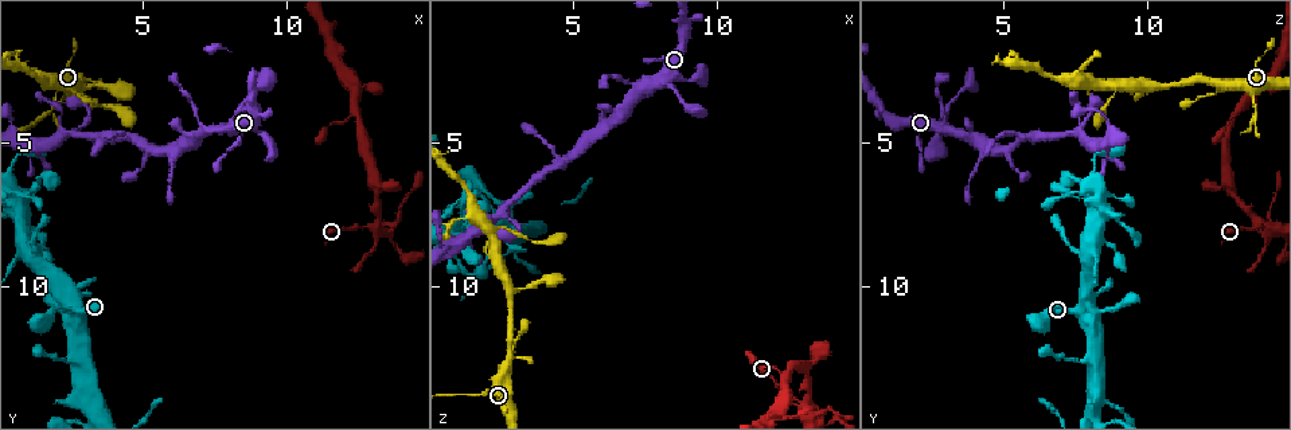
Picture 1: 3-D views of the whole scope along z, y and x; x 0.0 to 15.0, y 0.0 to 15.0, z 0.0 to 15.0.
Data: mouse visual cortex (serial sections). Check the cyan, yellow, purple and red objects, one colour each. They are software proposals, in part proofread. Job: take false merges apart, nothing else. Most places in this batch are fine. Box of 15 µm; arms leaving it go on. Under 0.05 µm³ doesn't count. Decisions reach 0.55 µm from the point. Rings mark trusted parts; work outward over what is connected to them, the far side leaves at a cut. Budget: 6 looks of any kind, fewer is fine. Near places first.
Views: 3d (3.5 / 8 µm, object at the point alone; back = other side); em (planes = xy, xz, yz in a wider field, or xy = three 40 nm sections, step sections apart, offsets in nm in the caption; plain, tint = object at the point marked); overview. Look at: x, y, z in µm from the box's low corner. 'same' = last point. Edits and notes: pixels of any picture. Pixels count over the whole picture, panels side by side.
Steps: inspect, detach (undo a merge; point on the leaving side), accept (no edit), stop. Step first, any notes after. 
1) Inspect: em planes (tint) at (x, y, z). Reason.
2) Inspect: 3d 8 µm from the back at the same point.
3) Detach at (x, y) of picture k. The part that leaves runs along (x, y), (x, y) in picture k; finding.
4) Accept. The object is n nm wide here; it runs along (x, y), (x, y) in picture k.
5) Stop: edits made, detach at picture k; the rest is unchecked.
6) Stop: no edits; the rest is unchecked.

Inspect: em xy step 2 (tint) at (8.4, 3.8, 3.1).

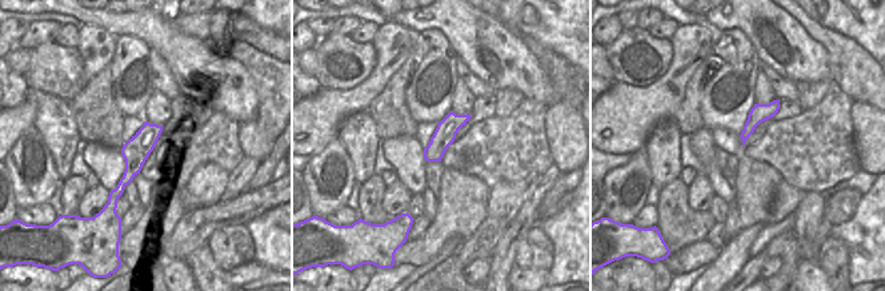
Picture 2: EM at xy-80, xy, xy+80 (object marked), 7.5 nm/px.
Inspect: 3d 3.5 µm at the same point.

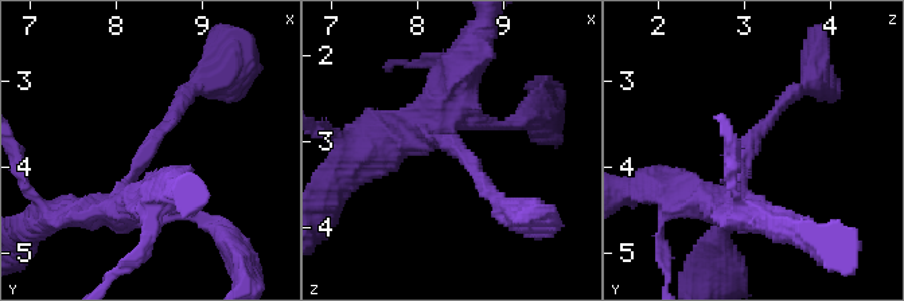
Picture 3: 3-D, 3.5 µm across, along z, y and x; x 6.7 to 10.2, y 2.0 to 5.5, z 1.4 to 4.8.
Accept. The arms are 150, 400 nm wide; it runs along (712, 200), (798, 89) in picture 3; all the same cell.

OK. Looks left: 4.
Inspect: em planes (tint) at (13.0, 8.0, 14.3).

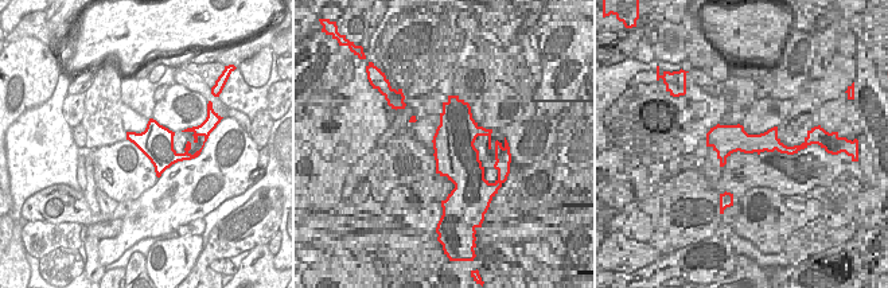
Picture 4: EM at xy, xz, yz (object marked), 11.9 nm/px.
Inspect: 3d 3.5 µm from the back at the same point. Wider look.

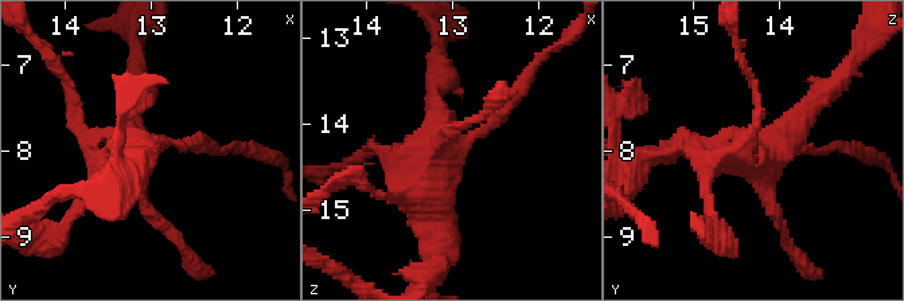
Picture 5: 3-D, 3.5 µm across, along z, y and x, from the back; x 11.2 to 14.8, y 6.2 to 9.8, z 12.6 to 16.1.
Accept. One cell here.

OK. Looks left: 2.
Inspect: 3d 8 µm at (2.6, 3.0, 12.7). Arms part here.

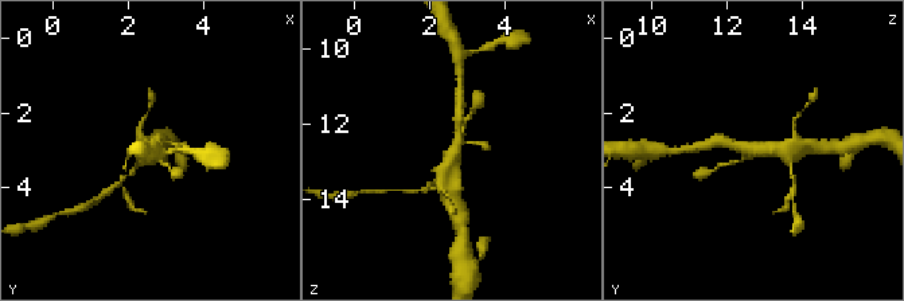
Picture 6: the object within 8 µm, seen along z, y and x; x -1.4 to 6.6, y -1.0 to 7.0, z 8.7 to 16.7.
Inspect: em xy step 1 (tint) at (2.7, 2.9, 12.7).

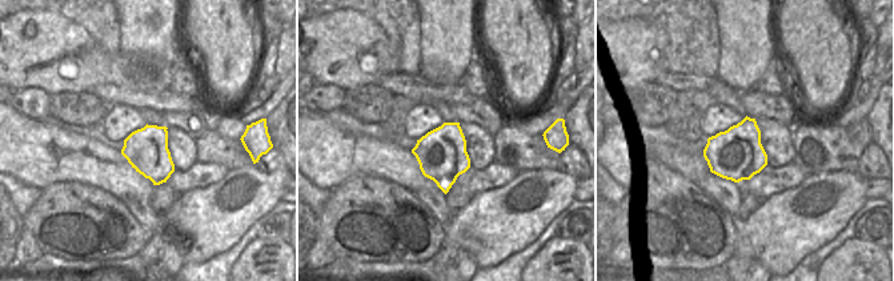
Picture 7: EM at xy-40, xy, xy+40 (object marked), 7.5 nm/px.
Accept. The object is 380 nm wide here; it runs along (443, 187), (459, 116) in picture 6; all the same cell.

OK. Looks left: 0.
Stop: no edits; the rest is unchecked.

